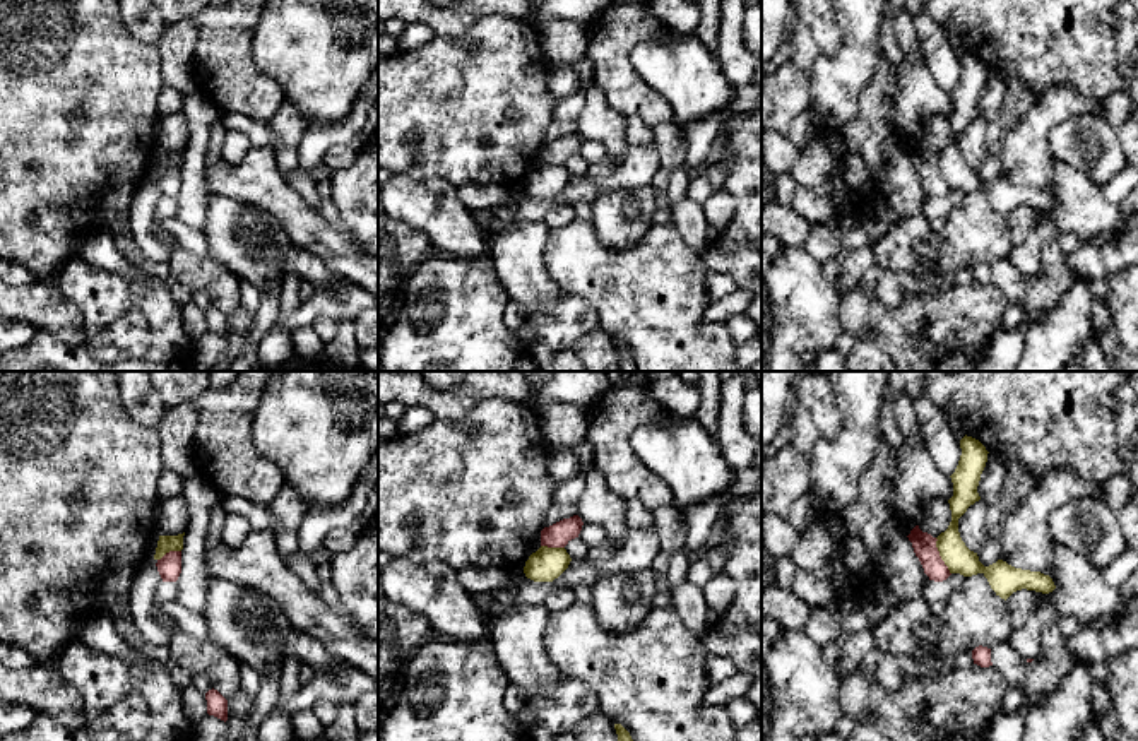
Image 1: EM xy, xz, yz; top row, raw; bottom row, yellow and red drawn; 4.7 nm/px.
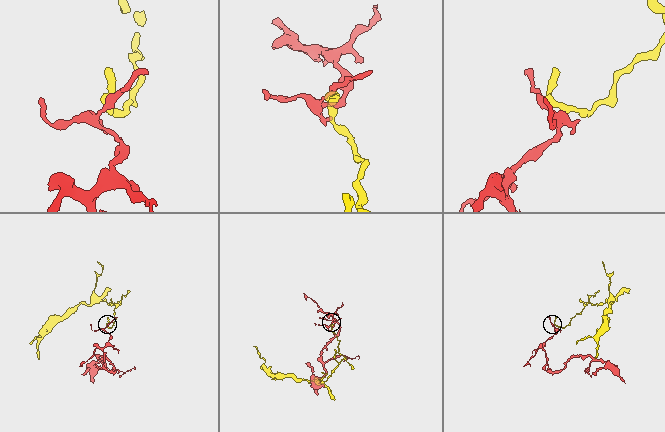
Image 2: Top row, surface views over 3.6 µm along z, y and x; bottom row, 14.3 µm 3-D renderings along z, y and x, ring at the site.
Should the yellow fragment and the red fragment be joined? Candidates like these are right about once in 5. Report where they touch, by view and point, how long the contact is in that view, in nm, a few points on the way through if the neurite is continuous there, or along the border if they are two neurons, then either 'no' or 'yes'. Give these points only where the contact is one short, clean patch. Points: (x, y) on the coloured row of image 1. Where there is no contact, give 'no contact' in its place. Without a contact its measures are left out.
yz (940, 555) | 190 nm | along yz (935, 538), (938, 555), (950, 574) | no

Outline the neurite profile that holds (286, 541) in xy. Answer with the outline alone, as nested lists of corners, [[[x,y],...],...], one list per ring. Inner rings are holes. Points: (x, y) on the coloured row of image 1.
[[[281,531],[274,534],[276,549],[279,556],[286,561],[291,554],[299,551],[299,541],[296,531]]]

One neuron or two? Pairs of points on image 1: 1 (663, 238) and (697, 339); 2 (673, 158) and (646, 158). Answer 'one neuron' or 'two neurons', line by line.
1: one neuron
2: two neurons

